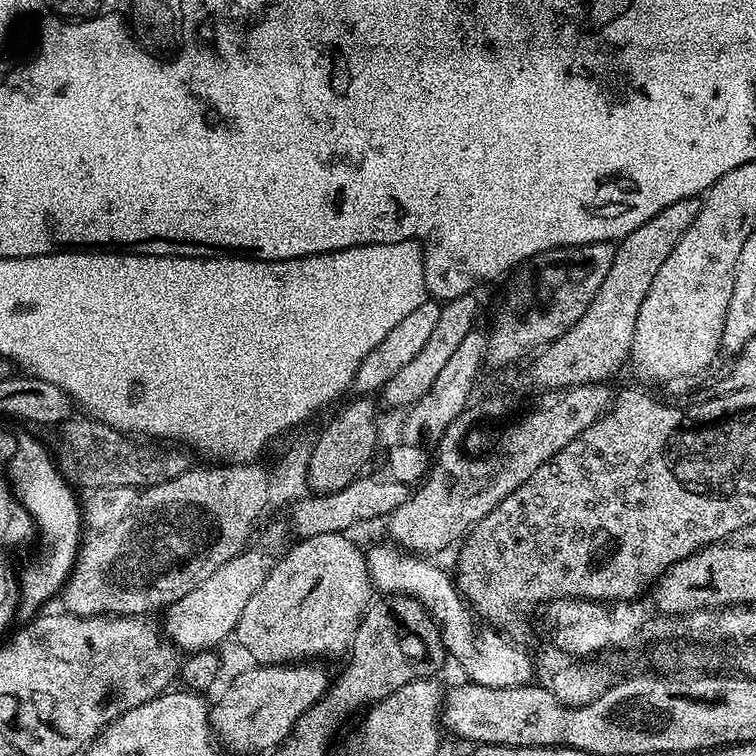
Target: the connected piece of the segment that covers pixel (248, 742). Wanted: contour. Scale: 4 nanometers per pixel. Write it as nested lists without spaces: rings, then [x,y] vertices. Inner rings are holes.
[[[289,662],[286,664],[256,664],[245,672],[240,672],[224,688],[217,704],[210,708],[213,733],[221,745],[233,748],[236,752],[264,752],[276,749],[292,732],[292,727],[302,714],[323,698],[330,685],[330,675],[324,668],[312,664],[316,662]]]

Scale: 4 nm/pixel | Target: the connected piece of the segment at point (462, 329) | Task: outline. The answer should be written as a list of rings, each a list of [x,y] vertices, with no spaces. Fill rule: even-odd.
[[[469,294],[443,301],[438,326],[434,326],[429,341],[426,342],[426,346],[422,346],[422,354],[406,362],[406,366],[402,366],[402,370],[398,370],[398,374],[394,374],[394,378],[390,378],[390,382],[386,382],[386,386],[380,389],[378,396],[382,404],[384,399],[384,404],[388,408],[407,410],[419,402],[422,394],[430,390],[430,386],[434,386],[439,372],[446,367],[446,362],[453,356],[456,347],[466,339],[466,334],[470,334],[477,327],[476,298],[475,295]]]

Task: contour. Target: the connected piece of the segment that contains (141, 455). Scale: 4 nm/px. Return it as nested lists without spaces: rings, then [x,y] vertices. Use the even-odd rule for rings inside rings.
[[[69,418],[59,425],[60,441],[54,447],[54,459],[61,474],[77,489],[124,486],[143,490],[170,482],[190,467],[189,453],[179,443],[119,432],[100,420],[76,419]]]

